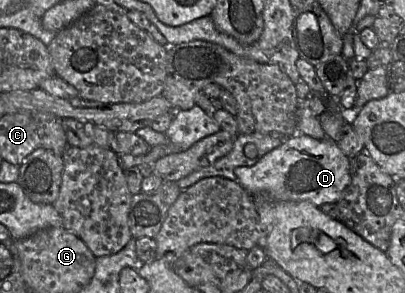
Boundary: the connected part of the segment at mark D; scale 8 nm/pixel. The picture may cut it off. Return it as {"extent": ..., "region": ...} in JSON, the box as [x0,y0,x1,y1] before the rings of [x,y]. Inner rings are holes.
{"extent":[233,133,350,207],"region":[[[296,133],[282,141],[250,167],[237,167],[233,170],[238,183],[254,198],[265,197],[273,201],[309,201],[317,207],[326,203],[337,203],[350,184],[350,158],[337,146],[336,142],[324,138],[315,139]]]}

